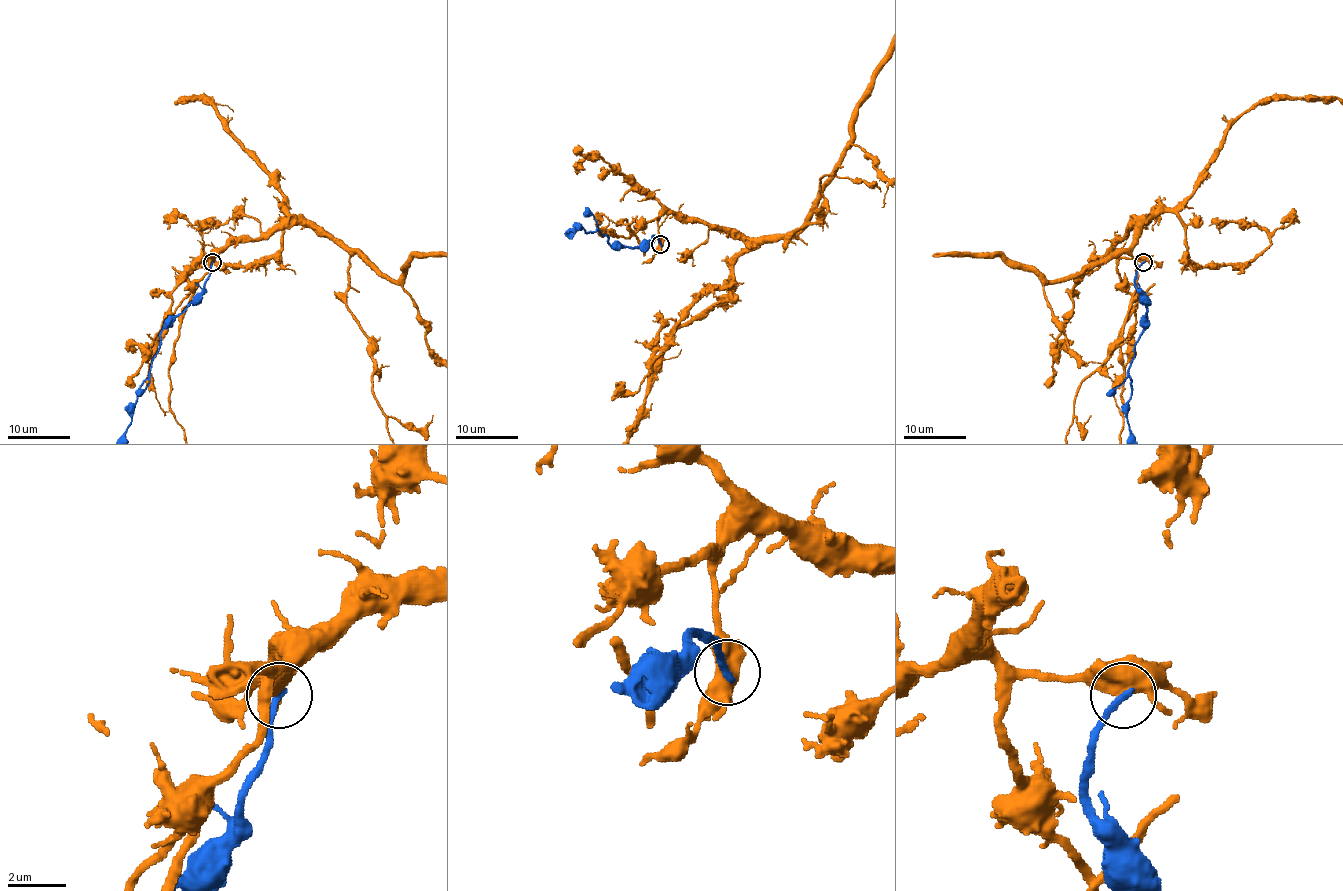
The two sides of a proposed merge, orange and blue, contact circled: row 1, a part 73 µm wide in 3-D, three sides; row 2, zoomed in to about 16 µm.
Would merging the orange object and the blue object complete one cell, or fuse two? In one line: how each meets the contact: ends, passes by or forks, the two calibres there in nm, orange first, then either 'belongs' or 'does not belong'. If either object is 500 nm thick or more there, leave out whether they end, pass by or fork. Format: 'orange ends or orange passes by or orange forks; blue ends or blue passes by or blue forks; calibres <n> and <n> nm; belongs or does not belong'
orange forks; blue ends; calibres 480 and 260 nm; does not belong

